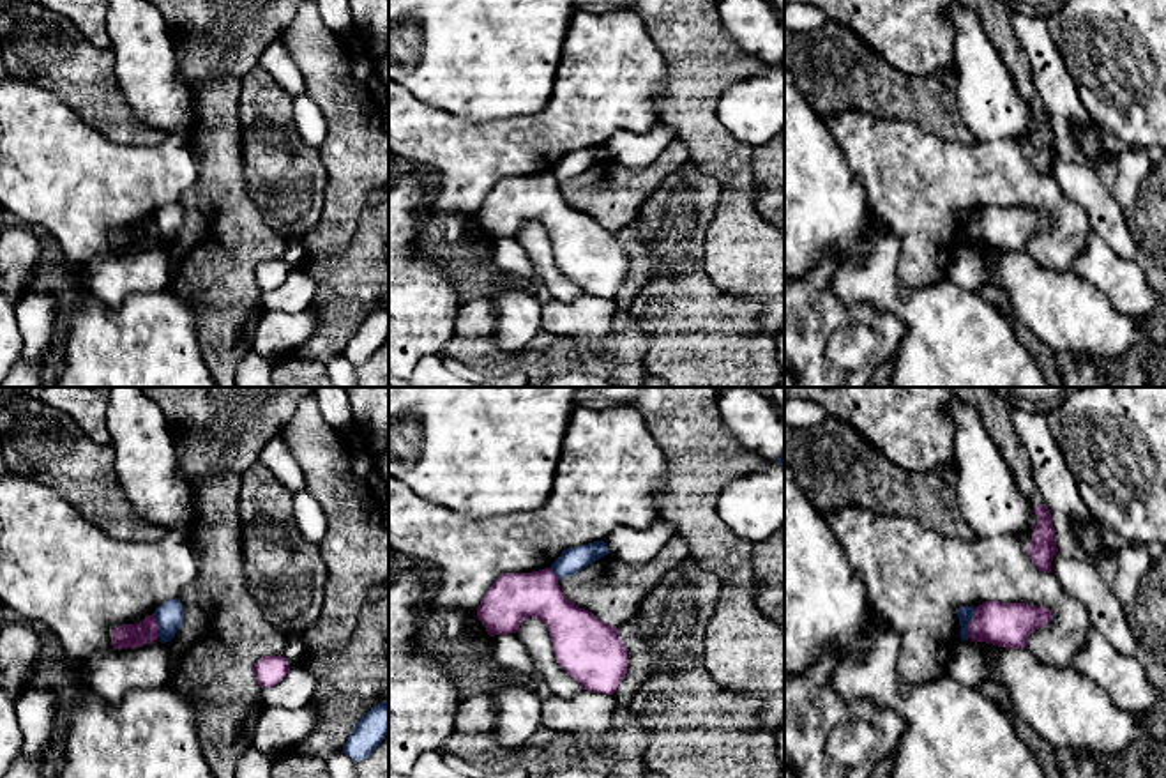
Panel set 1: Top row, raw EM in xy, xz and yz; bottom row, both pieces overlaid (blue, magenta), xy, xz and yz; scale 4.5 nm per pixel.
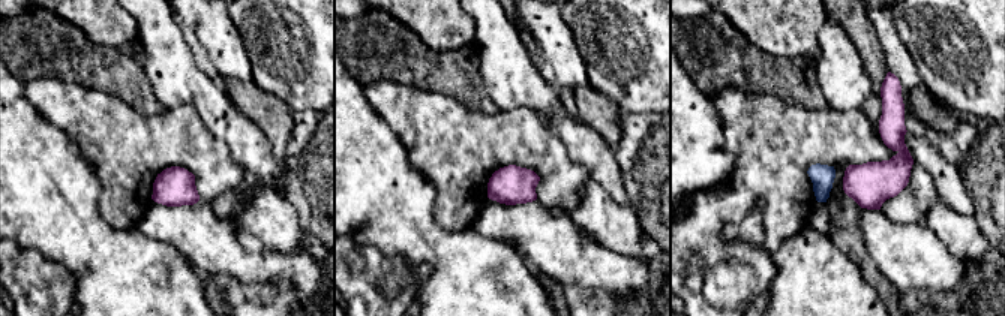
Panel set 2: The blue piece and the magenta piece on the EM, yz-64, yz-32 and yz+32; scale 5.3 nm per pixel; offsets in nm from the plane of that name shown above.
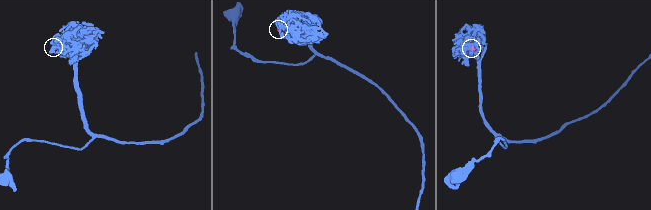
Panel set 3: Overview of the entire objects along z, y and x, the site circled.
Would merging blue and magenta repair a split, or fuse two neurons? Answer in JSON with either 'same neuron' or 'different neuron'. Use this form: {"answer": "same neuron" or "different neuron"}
{"answer": "different neuron"}

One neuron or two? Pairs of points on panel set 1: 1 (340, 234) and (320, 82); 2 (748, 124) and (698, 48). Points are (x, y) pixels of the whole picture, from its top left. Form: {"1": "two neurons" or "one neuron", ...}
{"1": "one neuron", "2": "two neurons"}

